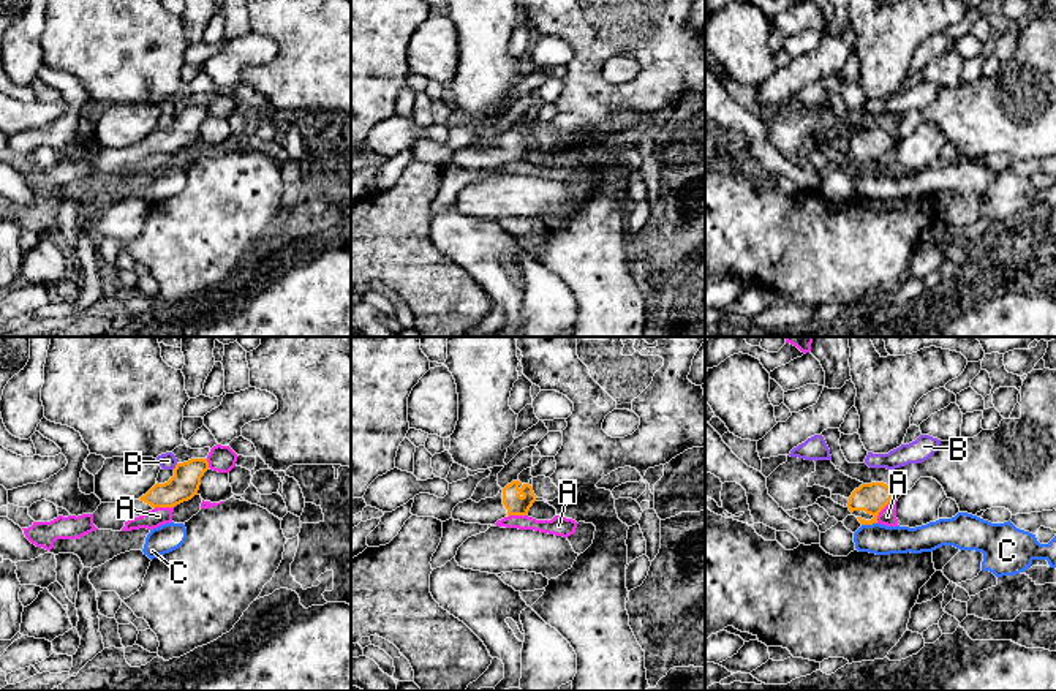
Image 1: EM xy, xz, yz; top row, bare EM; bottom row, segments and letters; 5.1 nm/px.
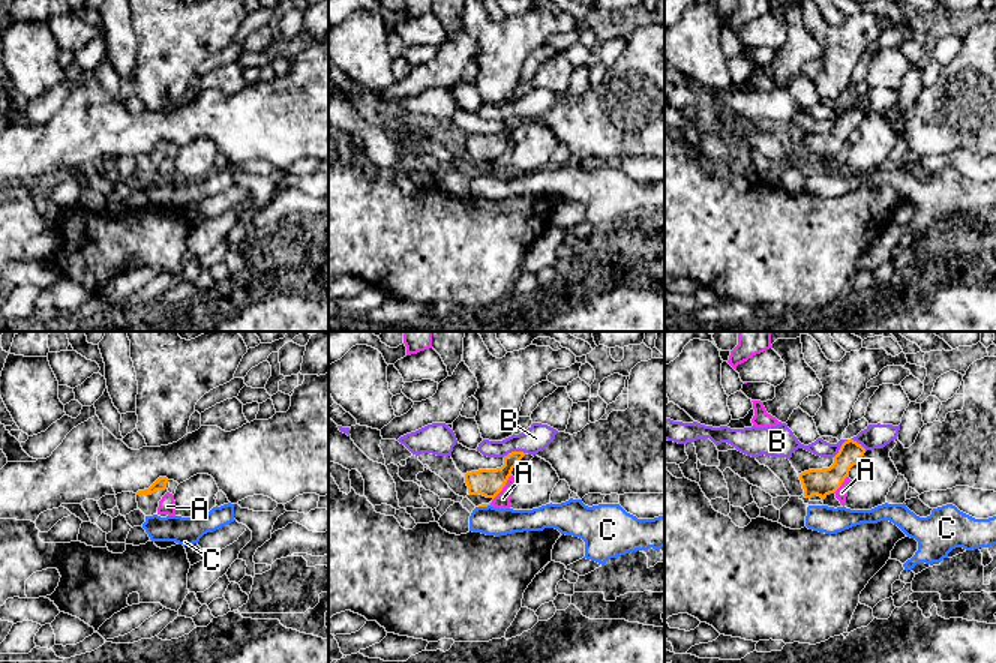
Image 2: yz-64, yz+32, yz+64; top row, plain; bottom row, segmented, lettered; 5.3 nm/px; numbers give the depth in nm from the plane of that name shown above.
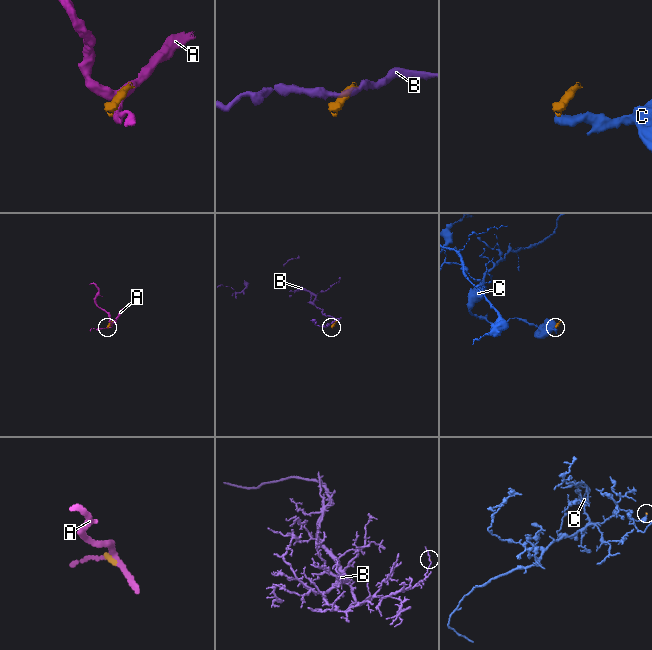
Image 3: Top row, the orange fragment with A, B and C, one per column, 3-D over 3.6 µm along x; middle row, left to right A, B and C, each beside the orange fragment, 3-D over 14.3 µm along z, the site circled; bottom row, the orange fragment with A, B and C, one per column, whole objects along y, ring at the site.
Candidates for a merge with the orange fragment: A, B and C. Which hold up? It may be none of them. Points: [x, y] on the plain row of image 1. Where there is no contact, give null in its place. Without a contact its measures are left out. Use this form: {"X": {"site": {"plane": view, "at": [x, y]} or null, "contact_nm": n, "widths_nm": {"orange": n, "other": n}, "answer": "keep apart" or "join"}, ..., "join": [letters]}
{"A": {"site": {"plane": "yz", "at": [881, 155]}, "contact_nm": 160, "widths_nm": {"orange": 150, "other": 90}, "answer": "keep apart"}, "B": {"site": {"plane": "xy", "at": [176, 113]}, "contact_nm": 40, "widths_nm": {"orange": 150, "other": 90}, "answer": "keep apart"}, "C": {"site": {"plane": "yz", "at": [868, 169]}, "contact_nm": 80, "widths_nm": {"orange": 150, "other": 160}, "answer": "keep apart"}, "join": []}

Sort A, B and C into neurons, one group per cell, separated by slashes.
A / B / C

